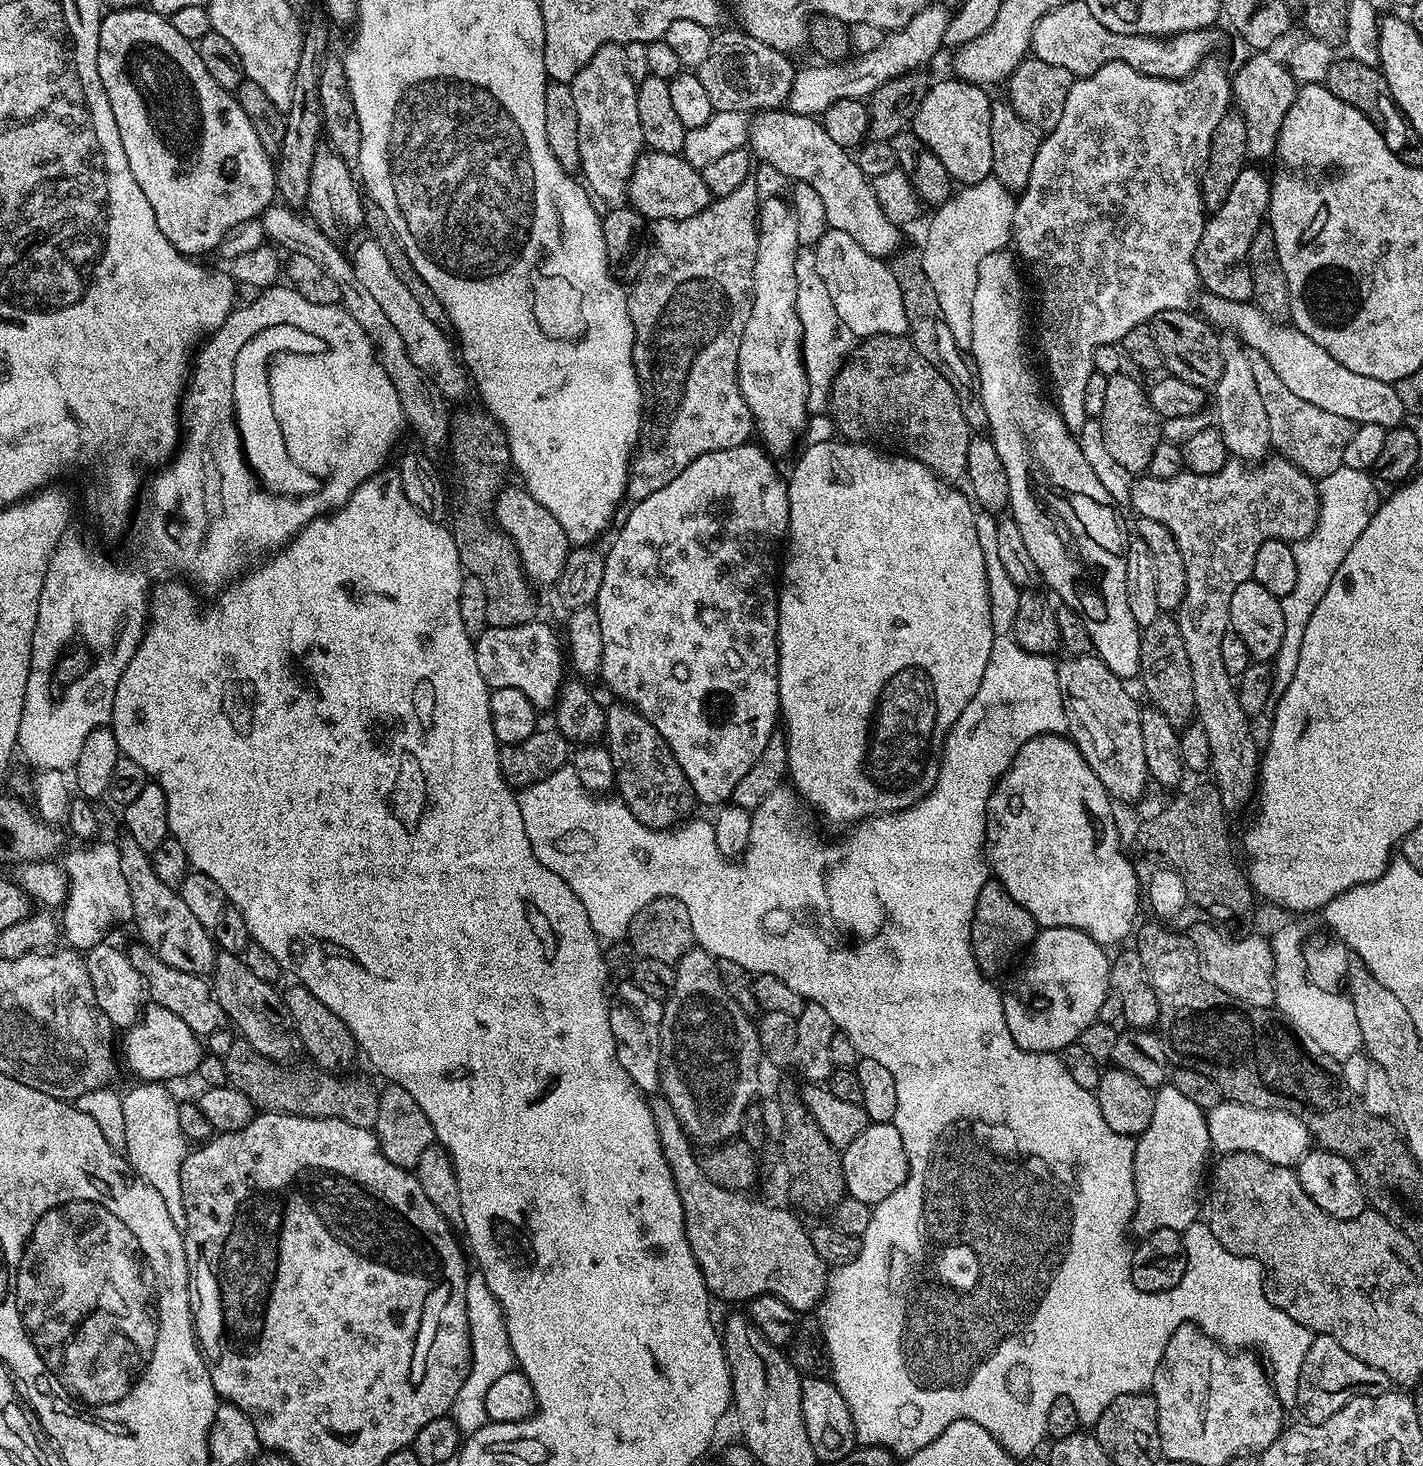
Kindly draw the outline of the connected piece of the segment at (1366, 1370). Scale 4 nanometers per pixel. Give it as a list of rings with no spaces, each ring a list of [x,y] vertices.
[[[1313,1335],[1310,1350],[1306,1350],[1306,1359],[1302,1362],[1302,1371],[1298,1373],[1298,1398],[1295,1411],[1301,1412],[1303,1419],[1309,1424],[1326,1422],[1330,1414],[1338,1414],[1346,1402],[1363,1396],[1386,1394],[1393,1387],[1390,1378],[1382,1374],[1382,1370],[1374,1370],[1374,1366],[1366,1366],[1362,1358],[1354,1358],[1350,1350],[1338,1346],[1334,1338]]]

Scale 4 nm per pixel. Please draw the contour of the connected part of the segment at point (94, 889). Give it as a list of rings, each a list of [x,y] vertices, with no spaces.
[[[112,843],[103,846],[102,856],[72,852],[62,859],[62,866],[68,874],[68,894],[60,912],[60,928],[70,948],[87,952],[94,945],[103,943],[116,924],[129,921],[133,914],[130,890],[123,877],[120,850]]]

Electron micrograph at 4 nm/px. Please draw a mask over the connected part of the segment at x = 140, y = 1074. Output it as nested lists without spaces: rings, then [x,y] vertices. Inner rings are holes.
[[[155,1002],[145,1003],[139,1022],[133,1028],[127,1029],[123,1036],[123,1063],[124,1060],[128,1063],[129,1070],[137,1076],[135,1079],[140,1082],[169,1082],[168,1080],[176,1080],[179,1076],[189,1075],[191,1077],[195,1073],[196,1067],[200,1065],[200,1059],[206,1054],[201,1037],[196,1036],[194,1030],[190,1030],[190,1026],[186,1026],[186,1022],[182,1022],[182,1018],[178,1018],[178,1014],[166,1010],[166,1006]]]

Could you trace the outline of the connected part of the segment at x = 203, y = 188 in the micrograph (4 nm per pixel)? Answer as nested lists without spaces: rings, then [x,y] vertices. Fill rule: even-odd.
[[[148,6],[109,11],[101,19],[98,34],[98,78],[102,78],[102,86],[106,90],[110,110],[114,110],[114,122],[118,122],[118,138],[122,138],[122,150],[126,150],[126,162],[130,162],[130,174],[134,174],[134,182],[138,182],[142,194],[146,194],[146,202],[150,202],[150,210],[154,210],[154,222],[158,222],[158,230],[166,234],[166,238],[179,252],[189,258],[203,257],[200,256],[203,252],[215,253],[222,240],[234,231],[236,226],[263,217],[265,210],[277,199],[273,157],[264,149],[262,142],[258,142],[258,134],[254,134],[254,126],[250,126],[250,118],[246,118],[246,110],[242,110],[233,93],[218,86],[218,82],[210,78],[198,54],[196,44],[182,38],[182,34],[174,30],[169,17],[159,16]]]

